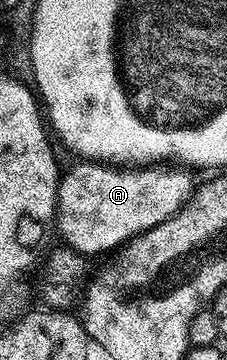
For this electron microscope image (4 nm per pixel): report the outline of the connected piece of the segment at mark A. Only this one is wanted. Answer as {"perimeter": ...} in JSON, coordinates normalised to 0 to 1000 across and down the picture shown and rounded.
{"perimeter":[[[335,450],[264,492],[264,539],[247,553],[256,656],[322,700],[392,717],[419,700],[524,692],[586,656],[731,617],[855,544],[846,489],[824,464],[718,467],[705,450],[665,461],[480,461],[458,450]]]}

